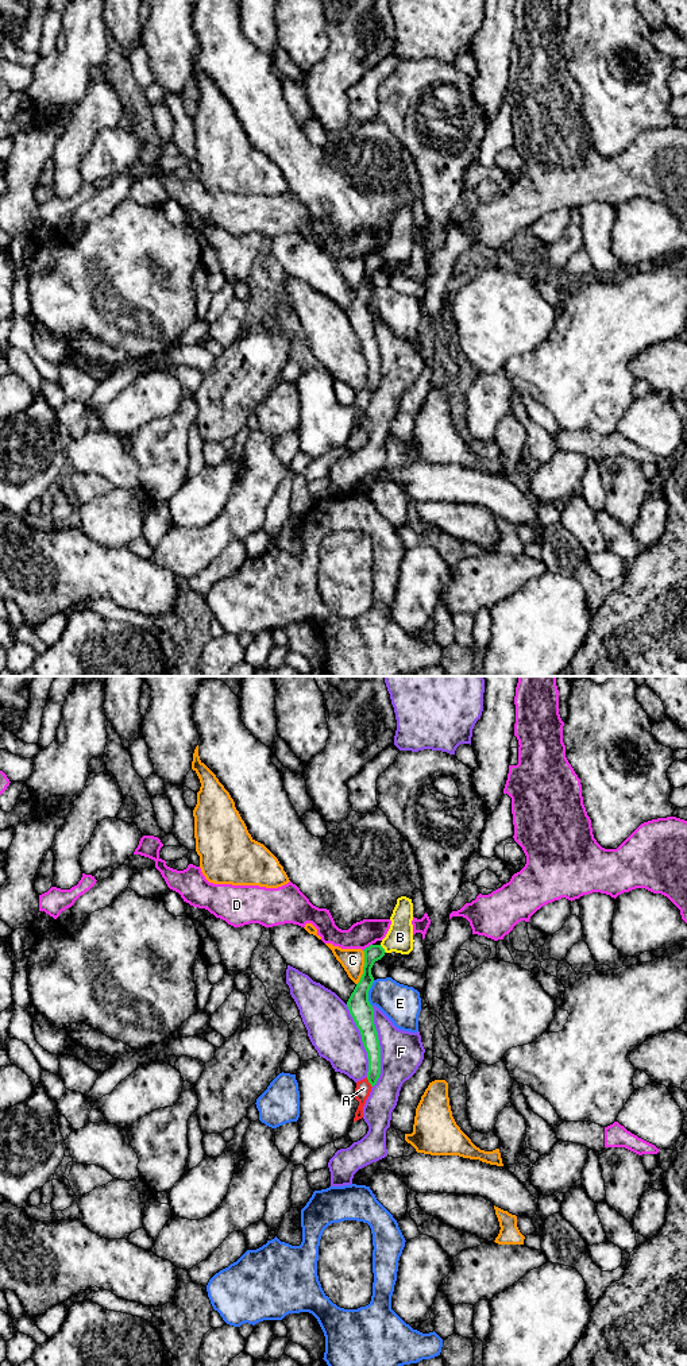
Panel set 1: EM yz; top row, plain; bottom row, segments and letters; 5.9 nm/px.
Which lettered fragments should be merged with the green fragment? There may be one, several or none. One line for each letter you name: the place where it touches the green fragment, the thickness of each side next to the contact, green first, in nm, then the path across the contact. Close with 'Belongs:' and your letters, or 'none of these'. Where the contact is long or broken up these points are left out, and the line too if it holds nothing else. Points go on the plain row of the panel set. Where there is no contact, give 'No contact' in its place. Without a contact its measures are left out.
B: Touches green at yz (383, 258). Thickness 100 nm (green) against 160 nm. Path across: yz (373, 262), (383, 258), (400, 246)
Belongs: B

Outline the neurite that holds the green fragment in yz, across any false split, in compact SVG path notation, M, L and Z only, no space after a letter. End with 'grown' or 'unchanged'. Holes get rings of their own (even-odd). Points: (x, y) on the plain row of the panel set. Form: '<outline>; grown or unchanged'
M401 205L390 225L391 234L379 254L370 254L364 261L363 283L351 302L347 316L356 336L360 340L363 355L367 360L367 389L374 395L381 383L381 355L374 333L374 317L368 310L368 300L374 292L371 277L375 270L386 262L409 263L413 259L413 212L412 208Z; grown

